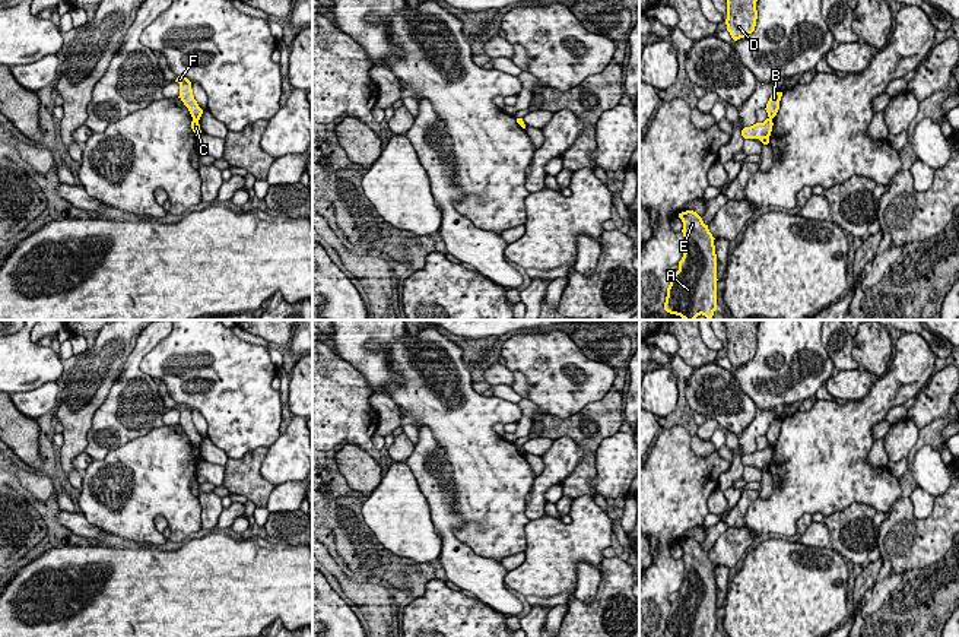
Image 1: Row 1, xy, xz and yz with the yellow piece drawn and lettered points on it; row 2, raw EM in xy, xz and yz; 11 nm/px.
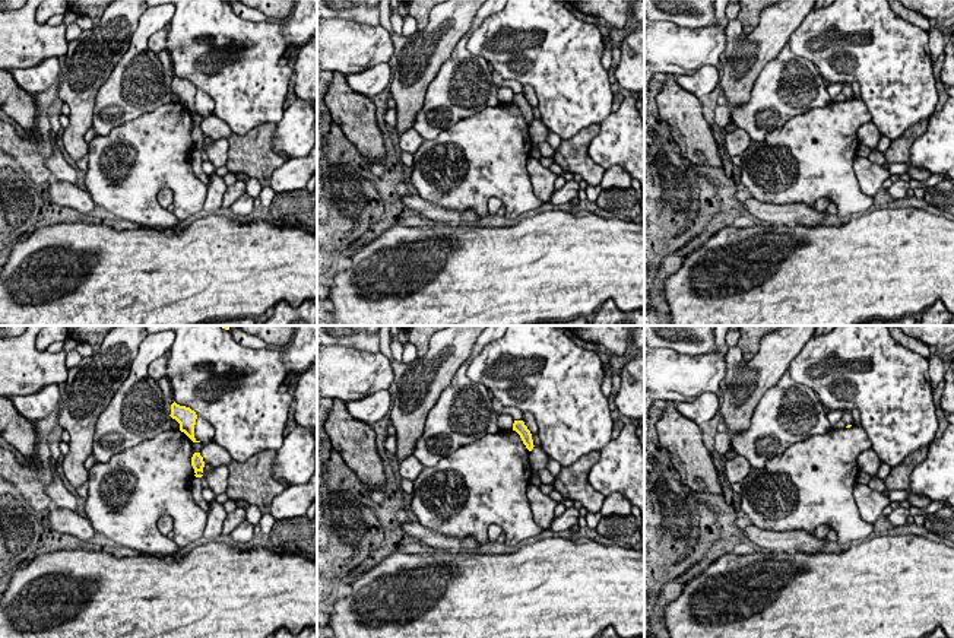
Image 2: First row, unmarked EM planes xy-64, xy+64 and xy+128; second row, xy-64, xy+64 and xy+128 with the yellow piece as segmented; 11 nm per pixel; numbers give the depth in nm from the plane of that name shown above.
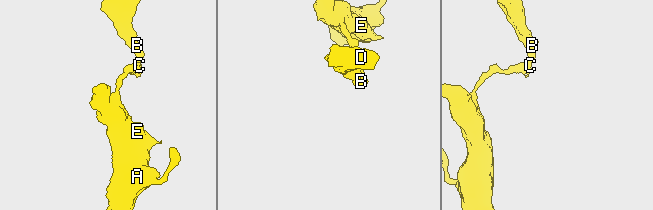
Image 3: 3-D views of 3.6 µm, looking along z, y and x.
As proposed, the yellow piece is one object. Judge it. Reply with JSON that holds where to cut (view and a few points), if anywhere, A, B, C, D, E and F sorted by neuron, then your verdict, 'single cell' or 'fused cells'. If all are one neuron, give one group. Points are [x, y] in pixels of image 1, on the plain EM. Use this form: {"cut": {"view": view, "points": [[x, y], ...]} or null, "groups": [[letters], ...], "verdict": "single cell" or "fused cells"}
{"cut": {"view": "xy", "points": [[193, 446], [197, 449]]}, "groups": [["A", "C", "E"], ["B", "D", "F"]], "verdict": "fused cells"}

